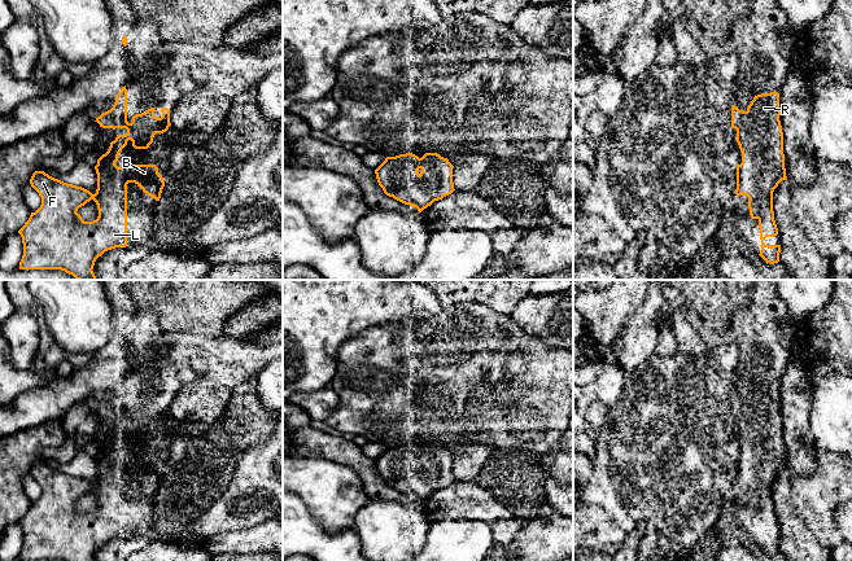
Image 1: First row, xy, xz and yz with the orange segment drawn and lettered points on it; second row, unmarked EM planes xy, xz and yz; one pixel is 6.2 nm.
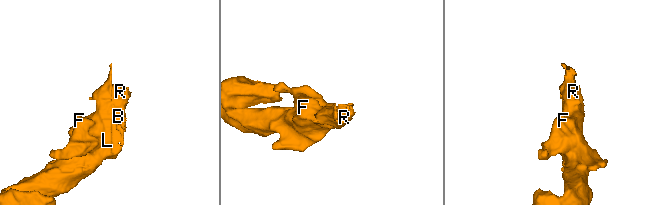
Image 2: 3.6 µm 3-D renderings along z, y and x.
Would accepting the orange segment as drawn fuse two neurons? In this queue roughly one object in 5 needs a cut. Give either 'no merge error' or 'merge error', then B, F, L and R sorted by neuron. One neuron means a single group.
no merge error; B F L R

